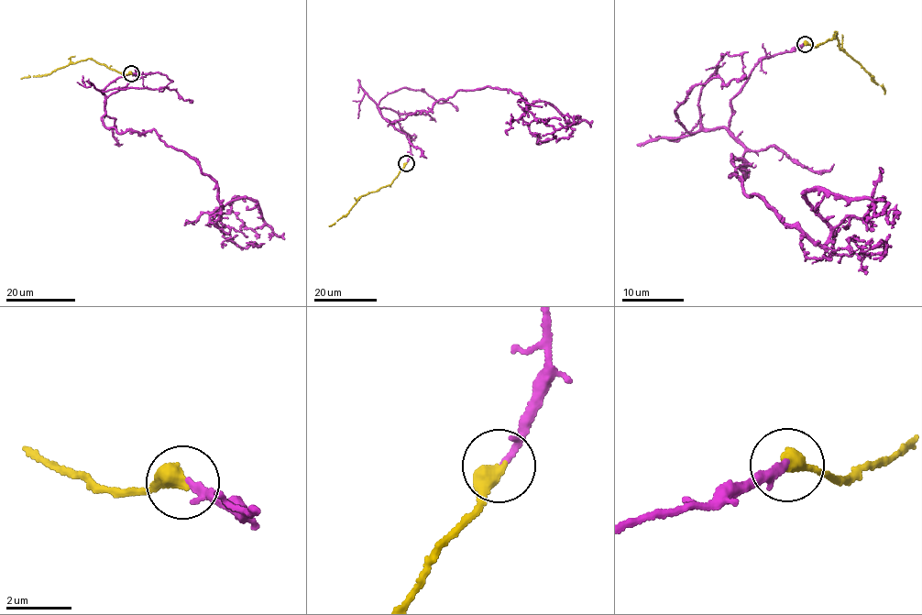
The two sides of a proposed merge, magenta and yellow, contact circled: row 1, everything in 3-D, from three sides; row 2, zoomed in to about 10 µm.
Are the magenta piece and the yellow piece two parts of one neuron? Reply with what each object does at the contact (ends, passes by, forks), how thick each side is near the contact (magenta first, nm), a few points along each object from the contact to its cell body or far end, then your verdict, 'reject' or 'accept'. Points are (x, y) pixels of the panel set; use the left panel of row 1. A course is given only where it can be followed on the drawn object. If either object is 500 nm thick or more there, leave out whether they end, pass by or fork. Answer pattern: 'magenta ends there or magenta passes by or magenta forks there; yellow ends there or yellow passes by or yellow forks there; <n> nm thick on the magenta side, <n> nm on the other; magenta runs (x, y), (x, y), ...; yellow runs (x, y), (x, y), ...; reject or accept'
180 nm thick on the magenta side, 550 nm on the other; magenta runs (131, 73), (106, 98), (107, 127), (153, 129), (188, 154), (214, 181), (214, 220), (255, 200), (284, 234); yellow runs (131, 73), (125, 75), (88, 59), (49, 74), (21, 79); accept

